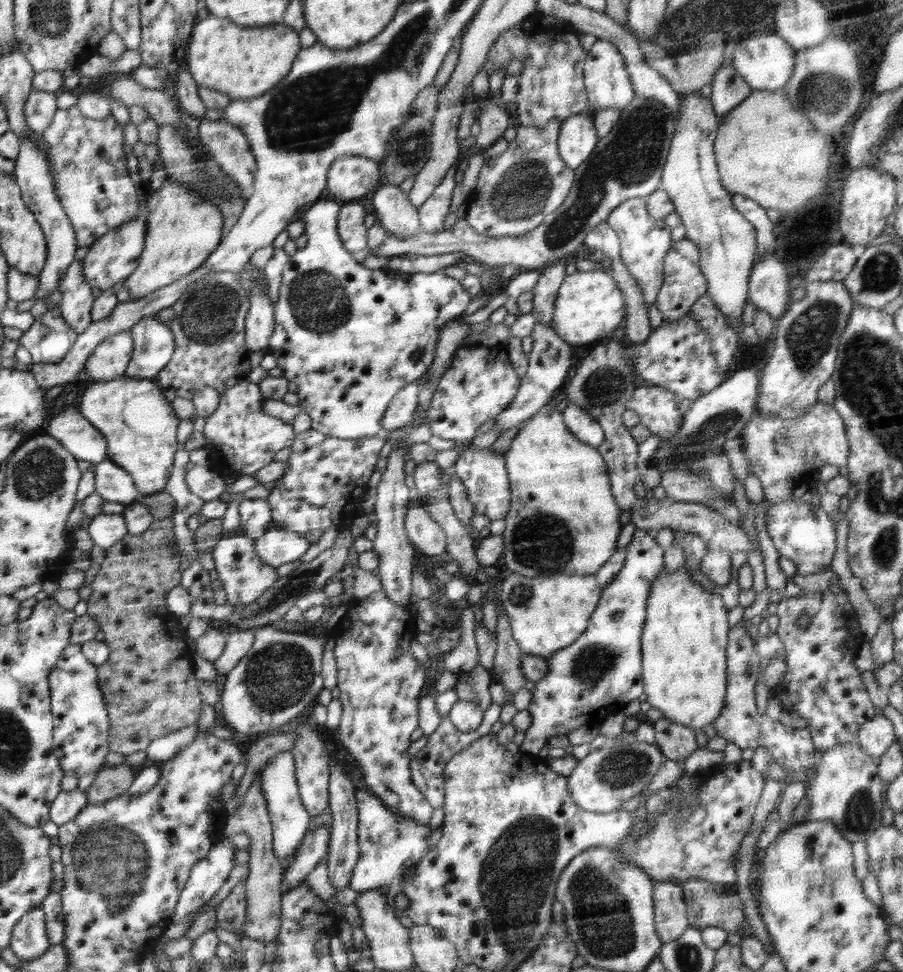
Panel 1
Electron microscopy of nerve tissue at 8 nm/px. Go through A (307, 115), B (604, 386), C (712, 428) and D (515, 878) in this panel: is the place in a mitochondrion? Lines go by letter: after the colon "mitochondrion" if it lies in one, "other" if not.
A: mitochondrion
B: mitochondrion
C: mitochondrion
D: mitochondrion

